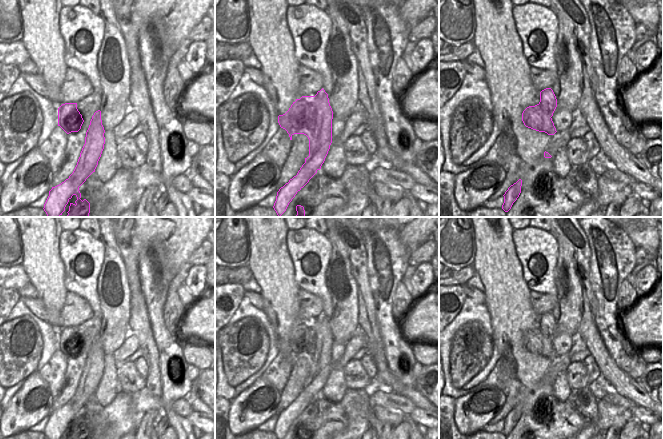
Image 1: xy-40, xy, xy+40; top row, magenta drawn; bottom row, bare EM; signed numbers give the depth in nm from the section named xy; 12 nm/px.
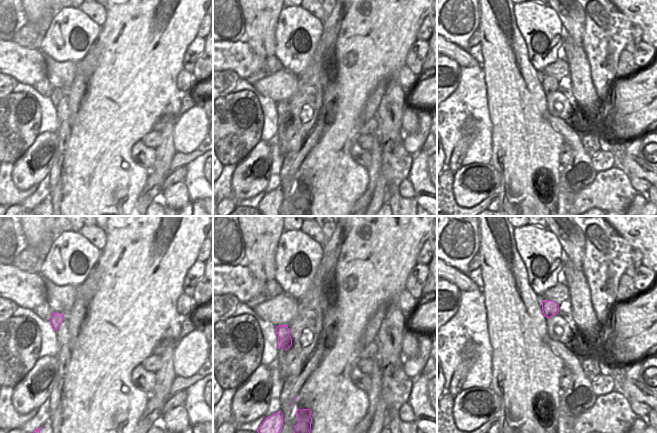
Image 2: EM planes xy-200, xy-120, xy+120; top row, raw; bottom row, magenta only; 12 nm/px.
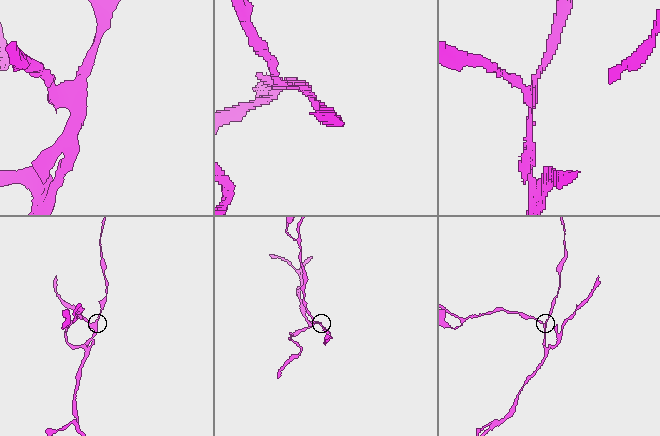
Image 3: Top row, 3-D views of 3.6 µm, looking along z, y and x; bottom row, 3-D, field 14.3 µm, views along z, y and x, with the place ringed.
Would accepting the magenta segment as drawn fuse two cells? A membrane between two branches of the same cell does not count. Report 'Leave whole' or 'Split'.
Split

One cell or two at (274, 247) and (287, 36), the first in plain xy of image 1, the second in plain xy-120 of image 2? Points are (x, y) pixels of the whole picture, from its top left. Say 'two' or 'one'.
two

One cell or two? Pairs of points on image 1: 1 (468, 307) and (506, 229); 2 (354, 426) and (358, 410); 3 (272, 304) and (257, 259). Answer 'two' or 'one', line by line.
1: two
2: two
3: one

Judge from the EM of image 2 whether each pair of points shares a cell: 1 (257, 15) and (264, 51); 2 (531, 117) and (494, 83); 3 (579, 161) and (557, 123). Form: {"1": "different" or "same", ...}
{"1": "same", "2": "same", "3": "same"}

